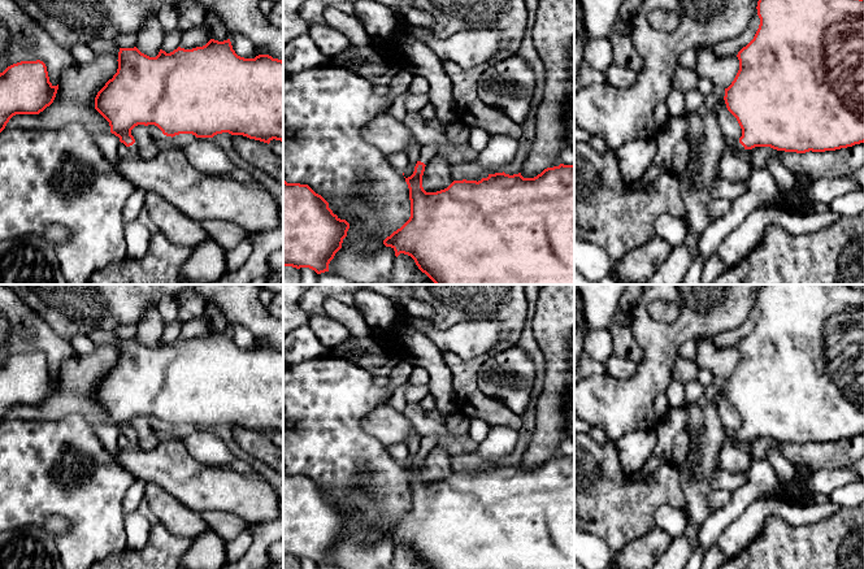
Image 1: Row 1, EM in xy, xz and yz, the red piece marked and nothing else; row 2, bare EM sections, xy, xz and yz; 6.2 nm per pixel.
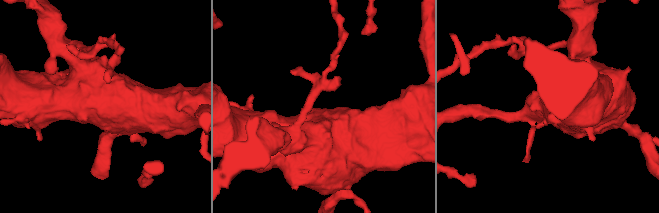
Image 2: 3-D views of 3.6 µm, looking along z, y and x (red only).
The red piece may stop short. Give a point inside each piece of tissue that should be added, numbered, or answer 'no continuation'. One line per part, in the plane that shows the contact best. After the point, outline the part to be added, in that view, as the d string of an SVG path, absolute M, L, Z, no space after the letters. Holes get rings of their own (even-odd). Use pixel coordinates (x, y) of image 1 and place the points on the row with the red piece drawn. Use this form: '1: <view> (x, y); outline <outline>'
1: yz (736, 147); outline M739 140L729 142L726 144L726 148L729 148L734 155L744 157L744 147L739 143Z

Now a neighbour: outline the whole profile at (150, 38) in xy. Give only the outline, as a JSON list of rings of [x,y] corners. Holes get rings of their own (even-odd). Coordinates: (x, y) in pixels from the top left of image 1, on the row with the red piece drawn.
[[[149,17],[138,34],[136,48],[149,56],[156,57],[164,40],[164,29],[156,17]]]

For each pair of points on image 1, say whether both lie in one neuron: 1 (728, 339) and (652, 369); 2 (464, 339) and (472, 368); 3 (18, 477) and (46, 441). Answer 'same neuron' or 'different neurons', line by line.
1: different neurons
2: different neurons
3: same neuron

